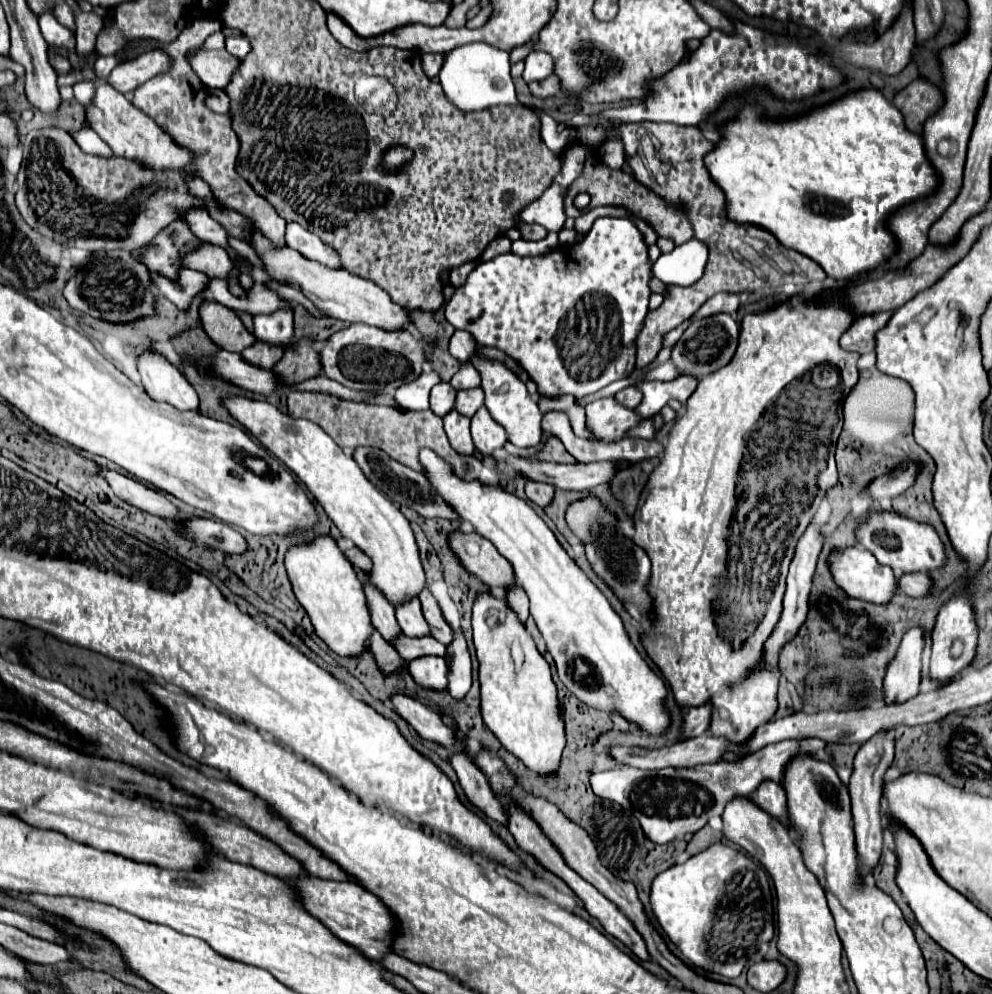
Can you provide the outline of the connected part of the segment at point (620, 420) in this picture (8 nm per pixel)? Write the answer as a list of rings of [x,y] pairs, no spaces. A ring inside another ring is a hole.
[[[615,398],[595,400],[587,404],[585,410],[587,410],[589,430],[605,442],[621,440],[623,434],[641,420],[633,410],[617,404]]]

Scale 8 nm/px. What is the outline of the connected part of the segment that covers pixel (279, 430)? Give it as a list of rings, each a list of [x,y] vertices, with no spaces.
[[[241,394],[225,396],[223,406],[267,450],[271,450],[291,472],[297,474],[297,478],[323,506],[335,526],[345,536],[349,536],[355,546],[371,556],[371,582],[383,590],[391,604],[401,602],[405,596],[417,596],[425,588],[425,574],[409,520],[381,490],[377,490],[363,476],[353,456],[347,456],[343,448],[323,432],[323,428],[303,418],[289,418],[277,406],[251,400]]]

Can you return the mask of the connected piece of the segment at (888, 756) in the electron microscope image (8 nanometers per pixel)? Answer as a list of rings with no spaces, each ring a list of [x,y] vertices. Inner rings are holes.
[[[879,732],[875,738],[861,744],[857,756],[855,756],[855,768],[849,780],[849,794],[853,804],[853,820],[855,820],[855,844],[859,858],[863,864],[873,870],[881,856],[883,846],[883,818],[881,818],[881,796],[883,796],[883,774],[893,762],[895,752],[895,740],[891,738],[891,732]]]

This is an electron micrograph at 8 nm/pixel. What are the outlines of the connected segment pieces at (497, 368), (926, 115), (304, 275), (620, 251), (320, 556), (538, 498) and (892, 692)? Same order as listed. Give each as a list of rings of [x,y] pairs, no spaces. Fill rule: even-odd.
[[[477,346],[471,362],[475,366],[475,370],[481,376],[481,388],[485,392],[485,406],[489,410],[489,414],[507,430],[507,438],[511,444],[515,444],[517,448],[529,448],[539,444],[541,440],[541,410],[537,406],[537,402],[529,396],[525,384],[519,380],[519,376],[515,376],[503,362],[495,360],[495,358],[485,358],[479,350],[483,346]]]
[[[921,76],[903,88],[893,100],[893,104],[903,112],[907,128],[917,134],[923,132],[923,124],[941,108],[943,102],[945,96],[941,88]]]
[[[257,232],[253,234],[253,238],[255,242],[251,244],[251,248],[255,250],[257,258],[263,264],[263,270],[271,276],[271,280],[301,290],[305,298],[309,298],[327,316],[339,318],[343,322],[365,322],[369,326],[383,328],[383,330],[395,330],[407,324],[407,310],[393,304],[389,294],[381,290],[377,284],[363,280],[355,274],[349,274],[343,268],[339,270],[321,268],[321,264],[317,264],[315,260],[305,260],[305,256],[301,256],[297,250],[287,246],[281,250],[277,248],[277,252],[273,252],[273,248],[269,248],[269,240],[257,236]]]
[[[597,218],[593,228],[587,232],[585,240],[581,244],[577,244],[577,246],[559,246],[553,252],[549,252],[545,256],[537,256],[537,258],[521,258],[521,256],[515,256],[515,254],[501,254],[501,256],[495,256],[489,262],[481,262],[467,276],[465,284],[455,290],[453,298],[445,306],[445,316],[447,316],[447,320],[455,328],[471,332],[473,338],[479,344],[499,348],[505,354],[509,354],[511,358],[515,358],[529,372],[531,380],[537,382],[539,394],[543,394],[543,396],[573,394],[575,400],[579,400],[579,398],[583,398],[587,394],[593,394],[593,392],[605,388],[607,384],[611,384],[611,382],[615,382],[619,378],[625,378],[635,368],[635,348],[633,348],[633,342],[635,342],[637,332],[643,326],[643,318],[645,318],[645,314],[649,310],[647,308],[649,294],[651,294],[649,278],[651,278],[651,262],[649,262],[649,256],[647,256],[647,246],[645,246],[643,236],[637,230],[637,226],[629,218]]]
[[[319,534],[309,542],[291,546],[285,556],[285,568],[299,604],[313,622],[315,634],[339,656],[361,654],[369,642],[371,618],[353,566],[337,542],[329,534]]]
[[[527,480],[525,492],[527,492],[527,498],[539,506],[547,506],[553,498],[553,486],[545,482],[537,482],[537,480]]]
[[[911,628],[909,632],[905,632],[899,652],[887,668],[883,680],[885,704],[901,704],[917,696],[921,682],[921,658],[923,658],[921,630]]]

